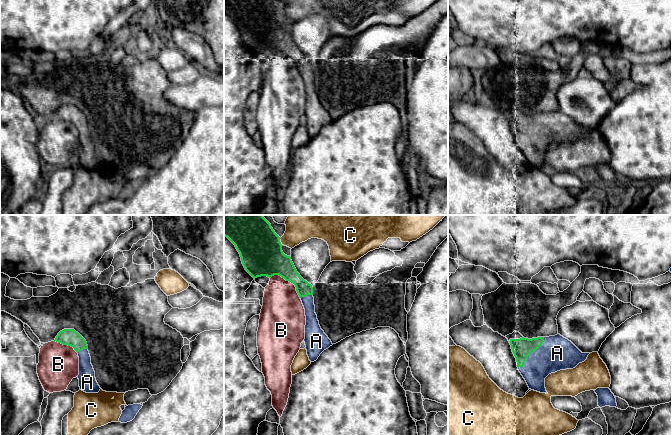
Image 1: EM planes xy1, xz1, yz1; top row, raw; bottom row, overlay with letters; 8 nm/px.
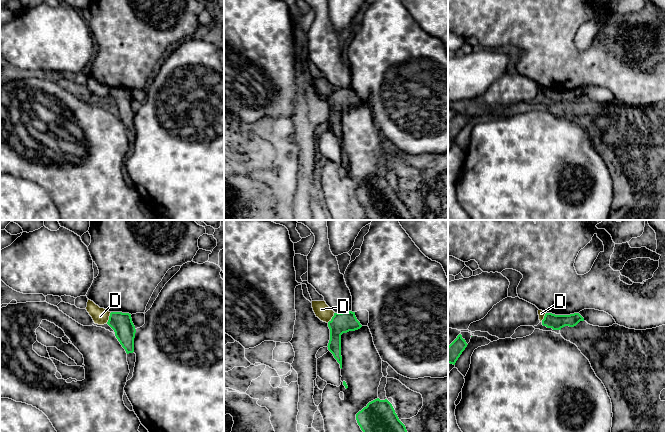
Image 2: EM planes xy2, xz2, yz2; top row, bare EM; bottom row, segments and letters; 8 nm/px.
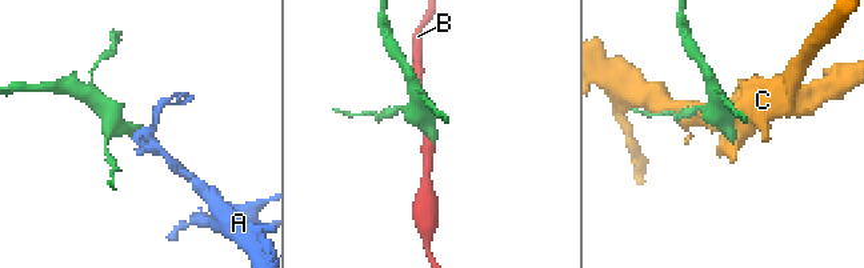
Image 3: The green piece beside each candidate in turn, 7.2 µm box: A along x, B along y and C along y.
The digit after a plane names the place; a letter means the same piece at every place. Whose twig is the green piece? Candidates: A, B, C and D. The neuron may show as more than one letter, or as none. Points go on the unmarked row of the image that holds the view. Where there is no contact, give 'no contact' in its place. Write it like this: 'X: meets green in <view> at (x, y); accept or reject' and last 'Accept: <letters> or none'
A: meets green in yz1 at (531, 128); accept
B: meets green in xz1 at (288, 56); reject
C: no contact; reject
D: meets green in xy2 at (109, 94); reject
Accept: A

